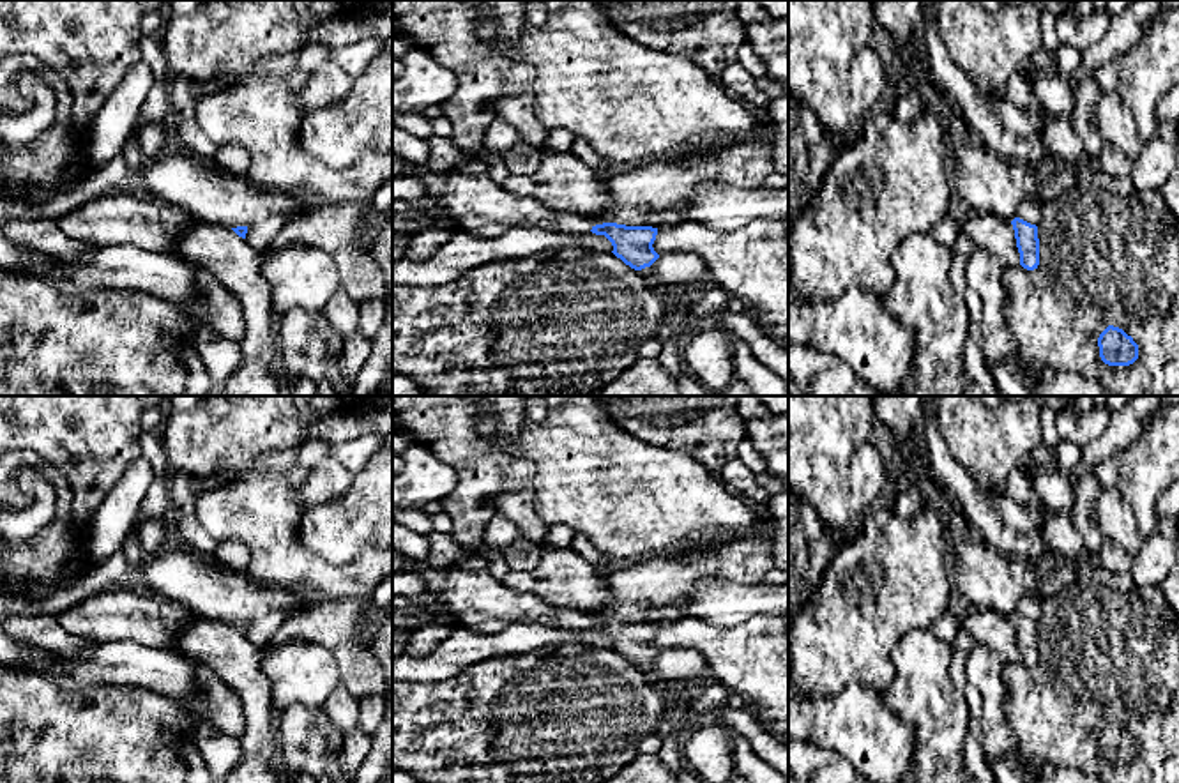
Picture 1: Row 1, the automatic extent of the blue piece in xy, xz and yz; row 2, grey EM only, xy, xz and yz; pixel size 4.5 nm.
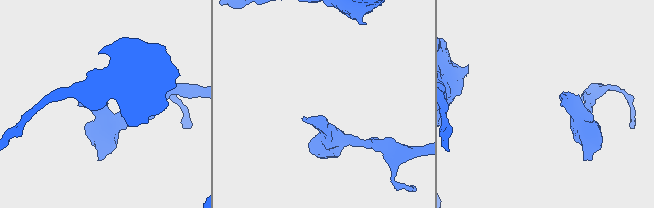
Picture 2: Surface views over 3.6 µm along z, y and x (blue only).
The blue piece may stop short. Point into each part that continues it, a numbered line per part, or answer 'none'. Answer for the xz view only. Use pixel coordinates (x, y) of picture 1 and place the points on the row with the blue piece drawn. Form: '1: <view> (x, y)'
1: xz (481, 207)

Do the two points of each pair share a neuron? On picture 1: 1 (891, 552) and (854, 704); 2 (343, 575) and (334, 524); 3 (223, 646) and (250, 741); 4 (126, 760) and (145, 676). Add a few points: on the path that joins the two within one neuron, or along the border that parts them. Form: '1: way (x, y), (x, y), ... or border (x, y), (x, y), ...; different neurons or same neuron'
1: border (879, 688), (847, 684), (821, 699); different neurons
2: border (304, 545), (313, 557), (333, 564), (357, 561); different neurons
3: way (241, 668), (255, 690), (255, 718); same neuron
4: border (101, 684), (138, 686), (172, 697), (181, 704); different neurons

